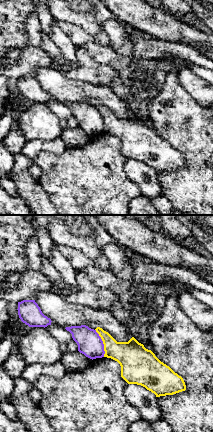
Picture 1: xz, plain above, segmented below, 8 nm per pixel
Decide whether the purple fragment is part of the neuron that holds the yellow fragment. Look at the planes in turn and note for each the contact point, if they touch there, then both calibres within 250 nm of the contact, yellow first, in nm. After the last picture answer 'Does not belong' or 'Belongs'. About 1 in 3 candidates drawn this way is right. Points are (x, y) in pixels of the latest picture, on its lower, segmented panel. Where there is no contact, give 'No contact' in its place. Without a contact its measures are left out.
Touches yellow at (103, 343). Thickness 240 nm (yellow) against 200 nm

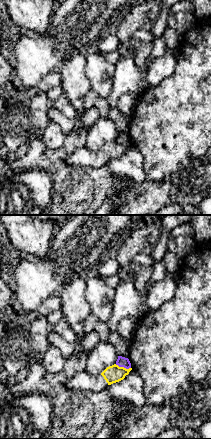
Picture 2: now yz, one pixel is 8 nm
Touches yellow at (123, 367). Thickness 140 nm (yellow) against 80 nm

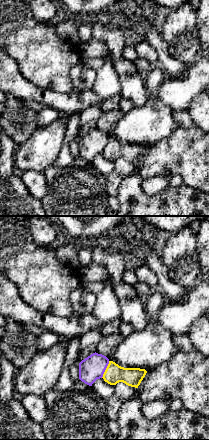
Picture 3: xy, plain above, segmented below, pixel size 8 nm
Touches yellow at (106, 369). Thickness 150 nm (yellow) against 190 nm

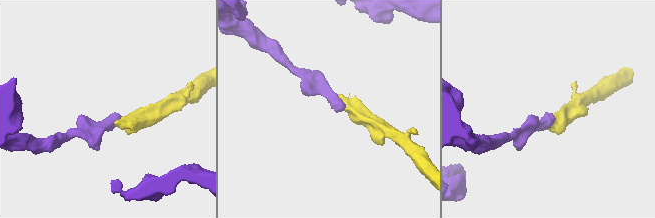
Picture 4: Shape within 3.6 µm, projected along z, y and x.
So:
Does not belong

